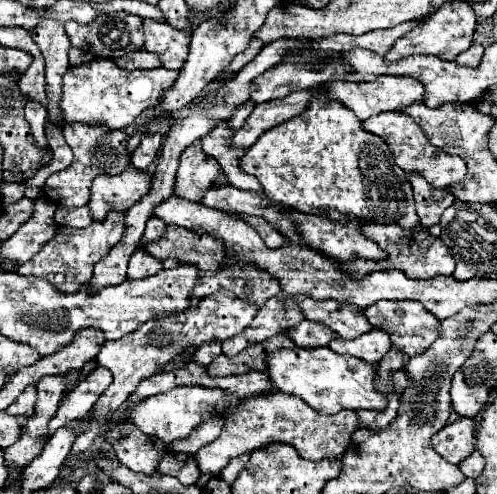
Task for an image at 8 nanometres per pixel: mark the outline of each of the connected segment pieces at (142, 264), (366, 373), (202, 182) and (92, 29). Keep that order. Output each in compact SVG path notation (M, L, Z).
M138 249L128 263L128 277L130 279L144 279L148 275L156 275L162 269L162 263L154 257L150 257L146 251Z
M280 349L266 359L268 375L282 393L300 397L306 405L324 415L340 413L340 409L384 409L386 397L374 391L376 367L348 355L336 355L332 349Z
M194 141L180 157L174 195L192 203L202 203L204 193L214 183L218 173L218 161L202 151L200 141Z
M106 13L88 25L68 21L68 23L64 23L64 27L66 27L66 35L68 35L72 47L88 51L96 57L114 57L116 59L116 57L124 57L128 53L144 49L144 33L142 33L144 29L142 29L140 17L136 17L136 15Z

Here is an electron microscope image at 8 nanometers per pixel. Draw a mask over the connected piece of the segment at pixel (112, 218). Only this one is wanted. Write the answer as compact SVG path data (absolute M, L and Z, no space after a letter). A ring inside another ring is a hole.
M108 213L104 221L94 221L84 229L60 227L56 237L46 243L30 261L24 263L18 274L22 276L33 275L47 279L62 293L76 293L80 285L86 285L92 279L92 267L108 255L108 251L122 239L124 235L124 213Z

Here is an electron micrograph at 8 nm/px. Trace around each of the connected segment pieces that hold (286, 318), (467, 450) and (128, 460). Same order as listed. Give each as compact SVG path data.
M268 299L264 307L258 309L256 317L252 319L252 325L244 329L244 333L238 333L236 337L230 337L228 341L222 341L224 355L232 357L246 349L248 345L266 341L270 335L284 333L292 327L296 327L304 319L302 309L298 307L298 301L294 299Z
M462 417L446 425L440 433L436 433L436 437L432 437L432 449L436 449L436 453L440 453L440 457L444 457L448 463L460 465L460 461L464 461L464 457L474 451L474 433L474 419Z
M120 421L108 433L104 433L106 441L112 441L112 449L116 453L116 459L126 465L130 471L152 475L156 473L158 461L162 457L162 449L166 445L156 439L148 437L132 427L130 421Z

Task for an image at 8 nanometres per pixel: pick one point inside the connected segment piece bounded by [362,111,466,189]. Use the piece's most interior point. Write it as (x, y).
(413, 152)

